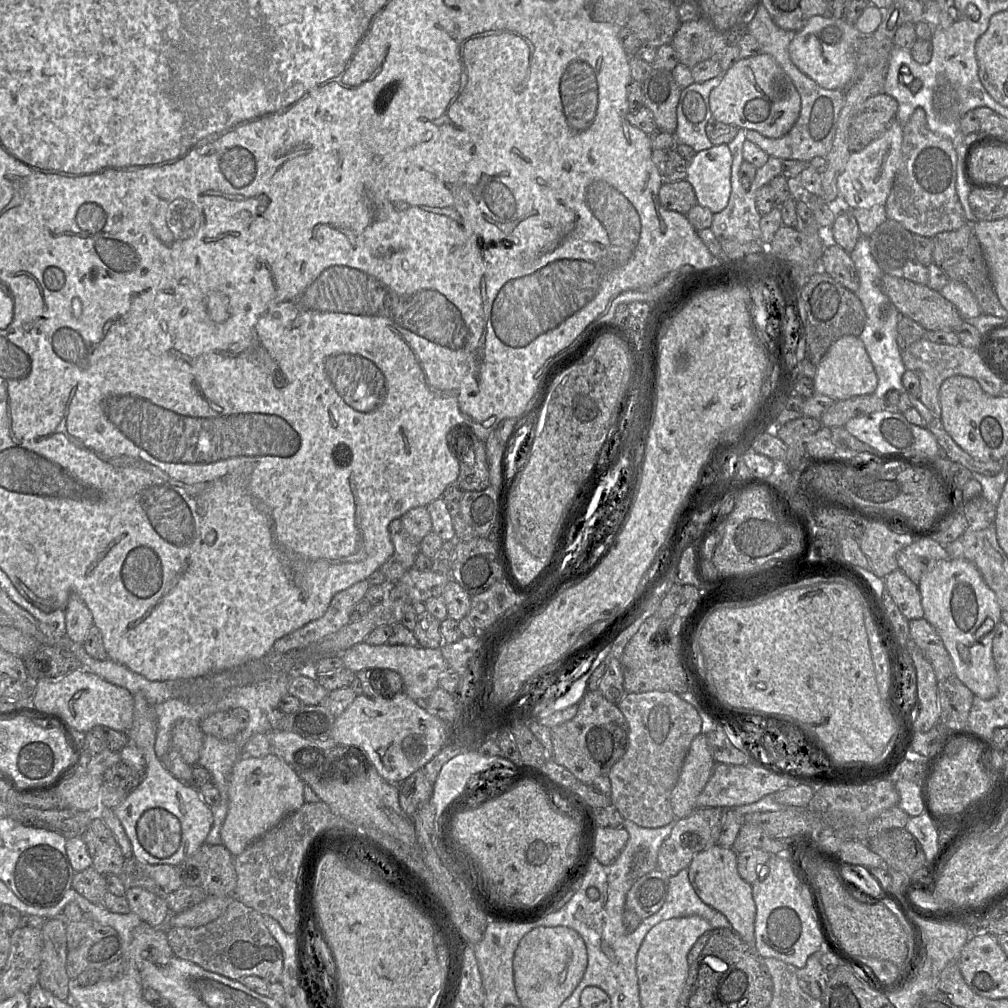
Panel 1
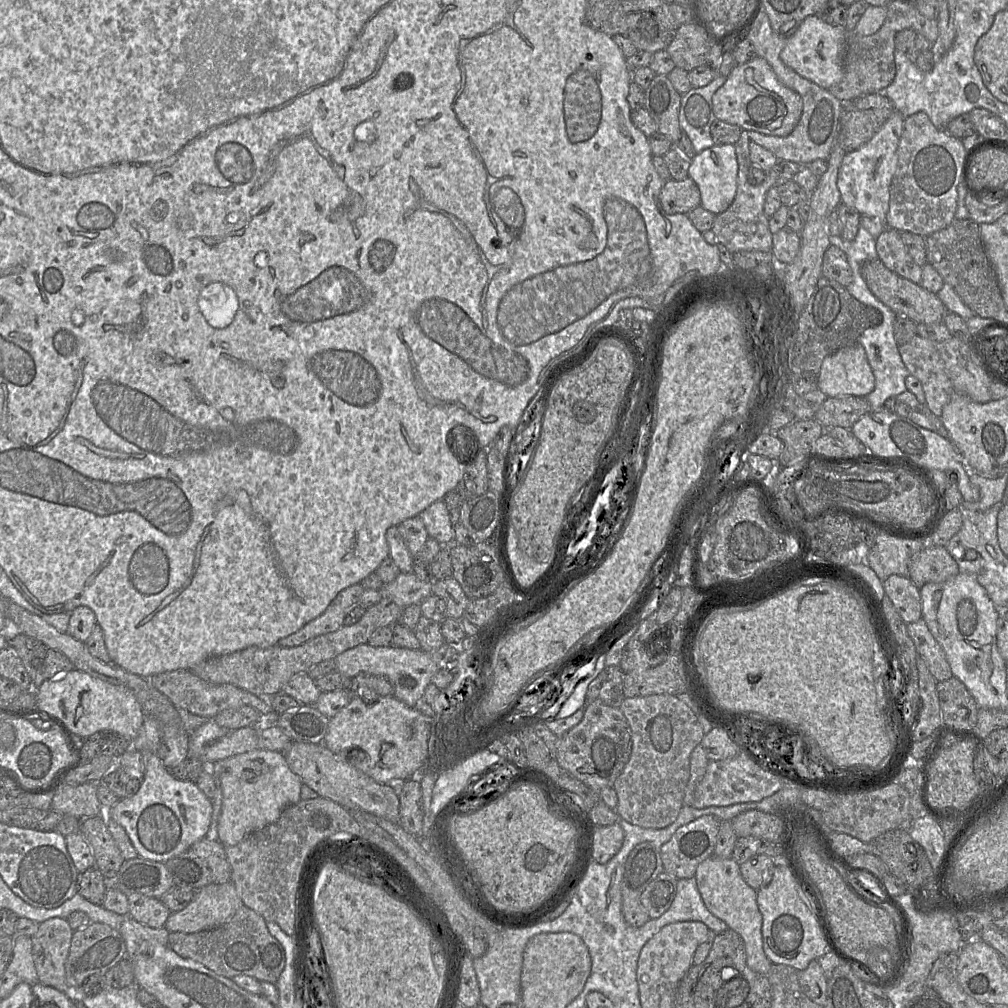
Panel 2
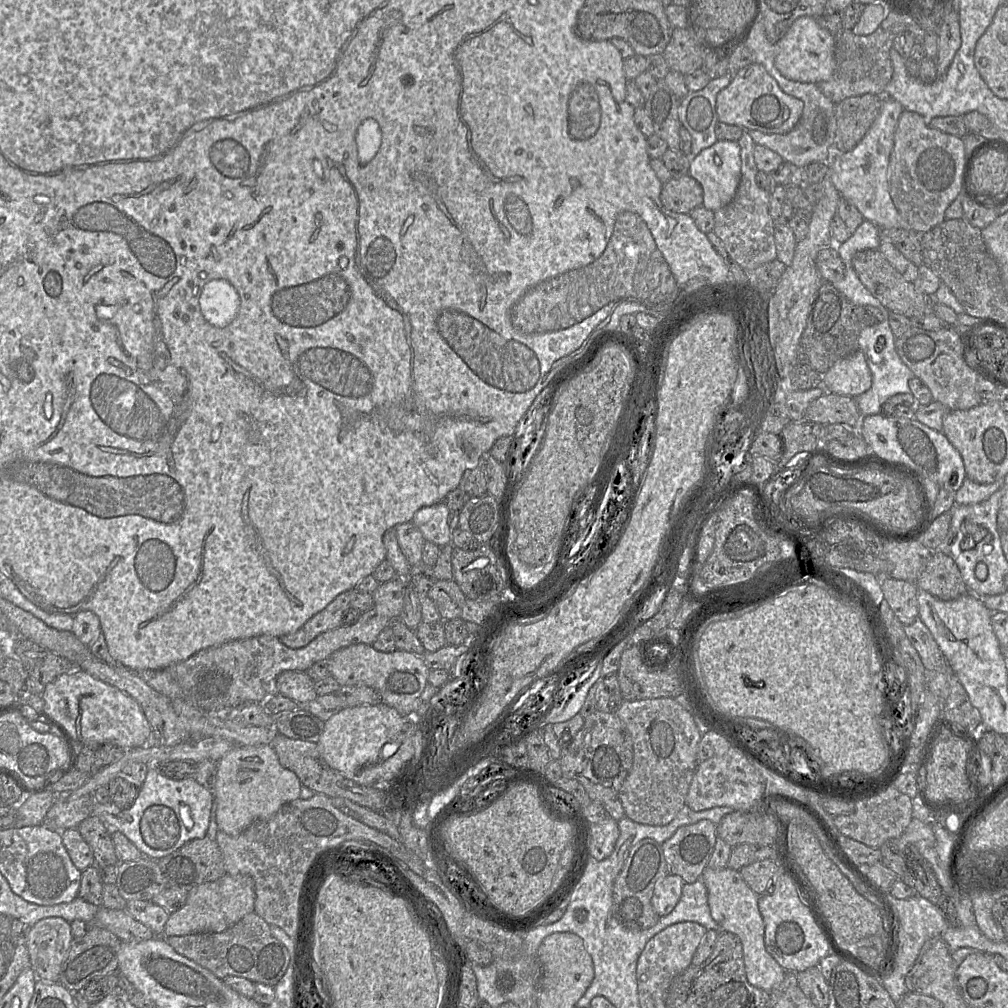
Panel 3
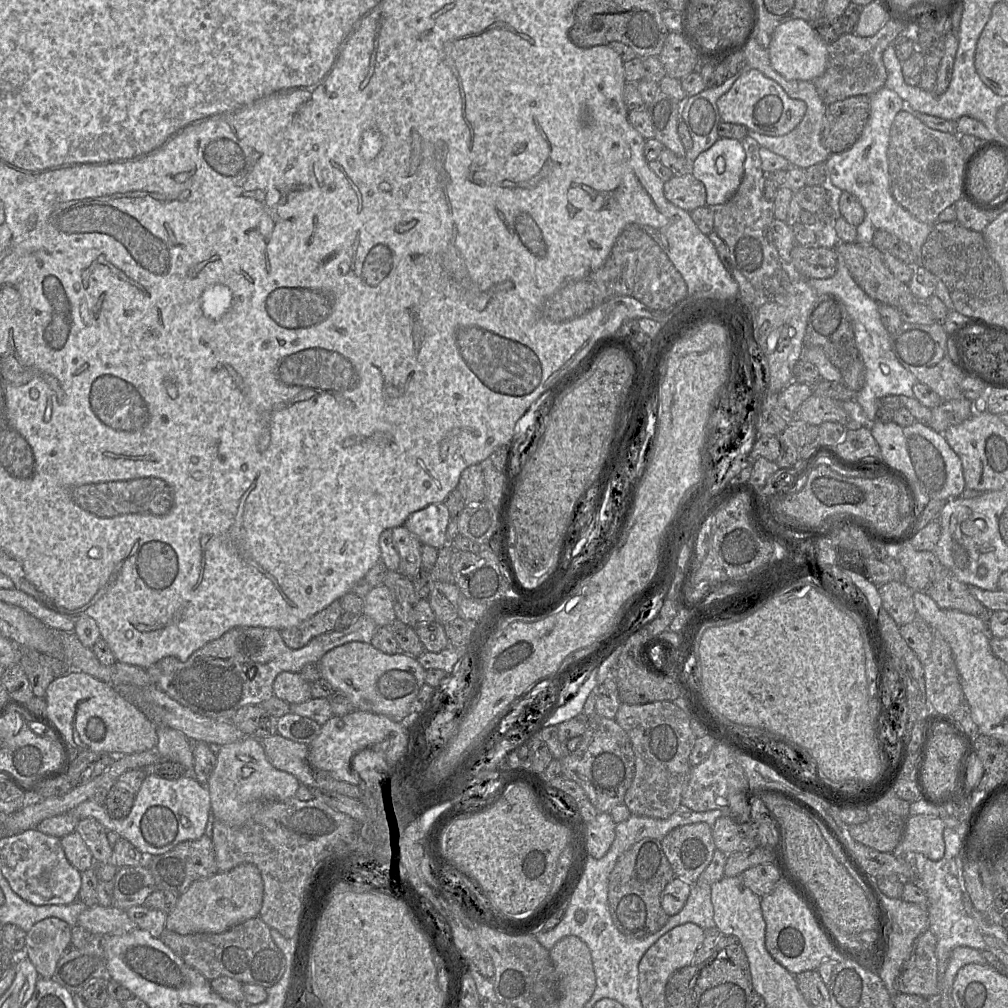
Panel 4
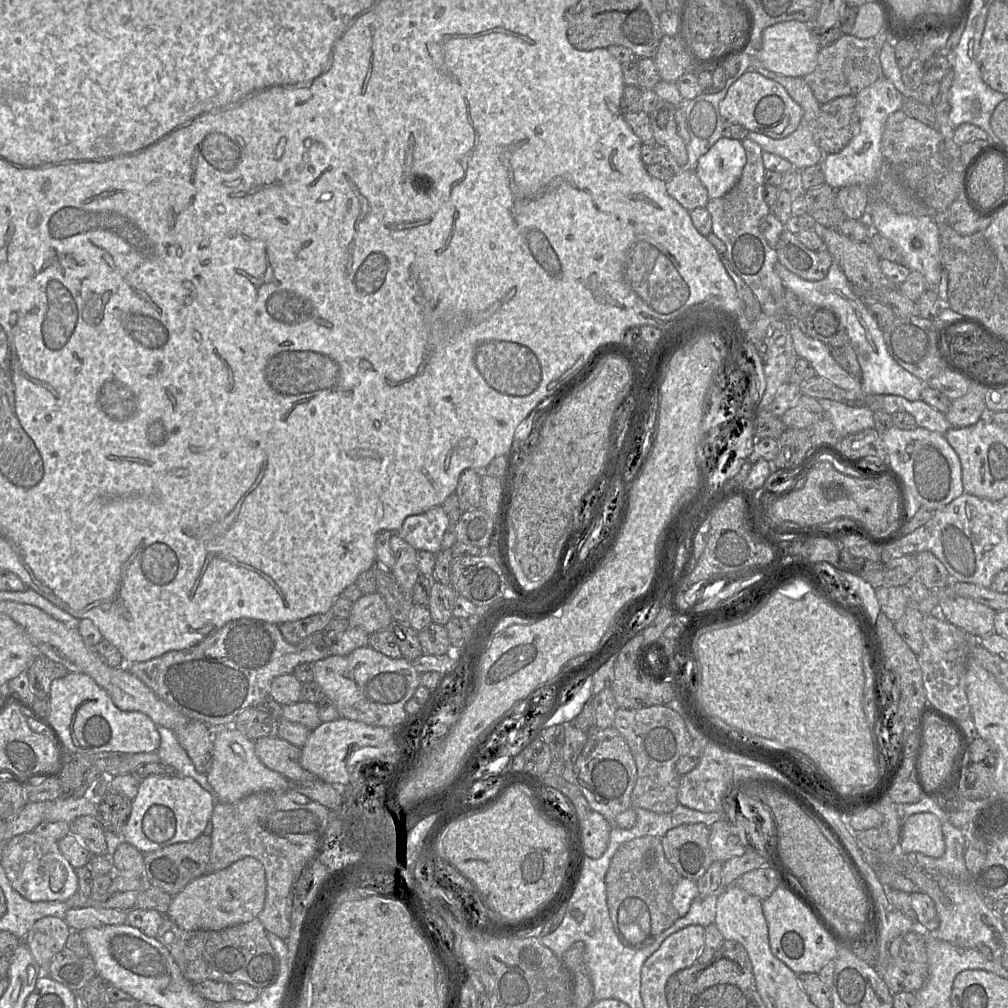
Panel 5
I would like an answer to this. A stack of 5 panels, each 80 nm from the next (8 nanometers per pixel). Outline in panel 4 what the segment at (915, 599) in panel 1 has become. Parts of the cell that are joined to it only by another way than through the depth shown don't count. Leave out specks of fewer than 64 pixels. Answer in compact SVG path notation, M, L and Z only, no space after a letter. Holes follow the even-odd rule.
M888 582L879 587L882 607L900 627L910 623L916 617L913 602L914 591L905 583Z

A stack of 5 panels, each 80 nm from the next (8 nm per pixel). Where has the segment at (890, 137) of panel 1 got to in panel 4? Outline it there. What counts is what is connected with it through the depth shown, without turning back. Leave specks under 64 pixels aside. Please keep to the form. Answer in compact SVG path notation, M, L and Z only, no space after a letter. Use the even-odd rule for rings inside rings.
M882 87L869 96L870 116L859 139L849 149L830 154L825 161L827 184L835 192L846 191L854 195L861 203L876 230L885 230L906 242L916 255L920 264L921 250L933 225L921 222L913 217L893 197L888 172L888 145L890 128L895 116L904 108L905 102L897 93Z

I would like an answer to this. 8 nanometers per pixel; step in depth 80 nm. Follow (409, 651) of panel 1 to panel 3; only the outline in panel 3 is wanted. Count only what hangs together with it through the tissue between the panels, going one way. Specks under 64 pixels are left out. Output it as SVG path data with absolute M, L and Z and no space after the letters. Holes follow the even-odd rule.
M354 644L332 653L328 660L329 674L340 686L366 685L381 695L381 702L393 707L405 717L414 717L413 703L428 683L430 669L422 656L396 649L393 652L376 650L370 644Z

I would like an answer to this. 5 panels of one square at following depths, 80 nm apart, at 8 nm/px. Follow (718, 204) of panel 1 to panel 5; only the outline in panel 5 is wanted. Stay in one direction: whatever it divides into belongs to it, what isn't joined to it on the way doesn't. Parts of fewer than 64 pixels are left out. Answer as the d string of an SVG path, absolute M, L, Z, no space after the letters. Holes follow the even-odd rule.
M721 137L698 159L694 171L706 187L709 199L719 198L725 195L741 177L746 164L746 152L741 141Z

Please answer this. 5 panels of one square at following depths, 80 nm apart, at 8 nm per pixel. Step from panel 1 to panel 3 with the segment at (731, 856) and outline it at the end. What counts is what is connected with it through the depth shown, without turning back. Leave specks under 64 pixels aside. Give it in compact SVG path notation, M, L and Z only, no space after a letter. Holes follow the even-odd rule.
M706 867L701 878L707 888L708 905L712 918L721 931L737 935L743 947L745 972L749 983L757 988L771 992L784 979L785 969L769 954L764 942L764 921L758 909L757 895L743 880L738 870L725 867L712 869Z

